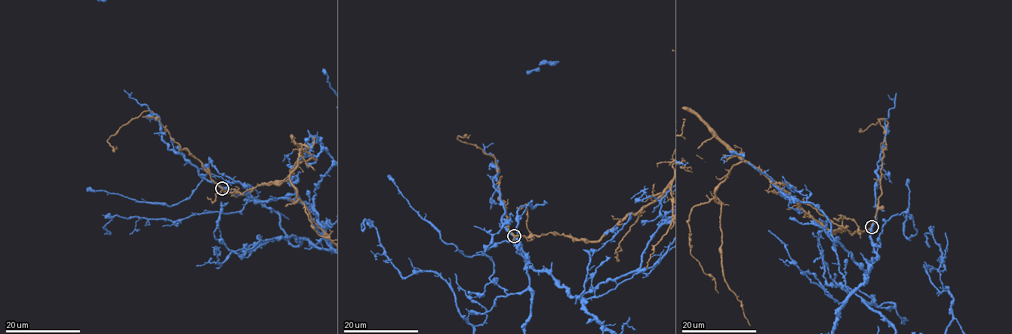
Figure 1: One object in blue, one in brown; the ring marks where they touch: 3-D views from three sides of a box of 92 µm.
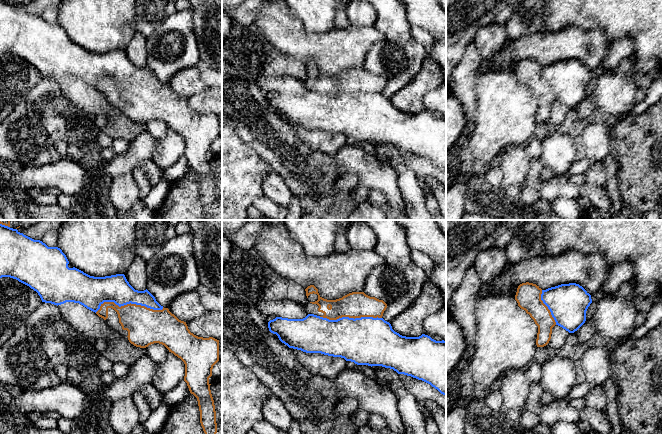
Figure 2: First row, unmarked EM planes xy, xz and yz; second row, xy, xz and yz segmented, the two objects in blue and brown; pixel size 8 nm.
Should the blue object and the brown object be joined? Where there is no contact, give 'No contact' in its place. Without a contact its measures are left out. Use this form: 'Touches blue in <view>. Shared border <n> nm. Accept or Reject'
Touches blue in xy. Shared border 550 nm. Reject

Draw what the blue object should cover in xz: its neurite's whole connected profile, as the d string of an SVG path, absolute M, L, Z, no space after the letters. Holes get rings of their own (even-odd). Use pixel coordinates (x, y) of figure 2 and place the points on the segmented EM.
M308 314L303 319L288 319L276 317L268 322L269 331L276 334L279 340L289 348L301 350L306 353L321 353L333 357L341 357L357 365L382 366L396 371L398 374L411 376L422 380L446 395L446 341L436 341L430 336L422 334L419 337L406 337L395 332L389 322L383 318L342 317L329 320L314 314Z

